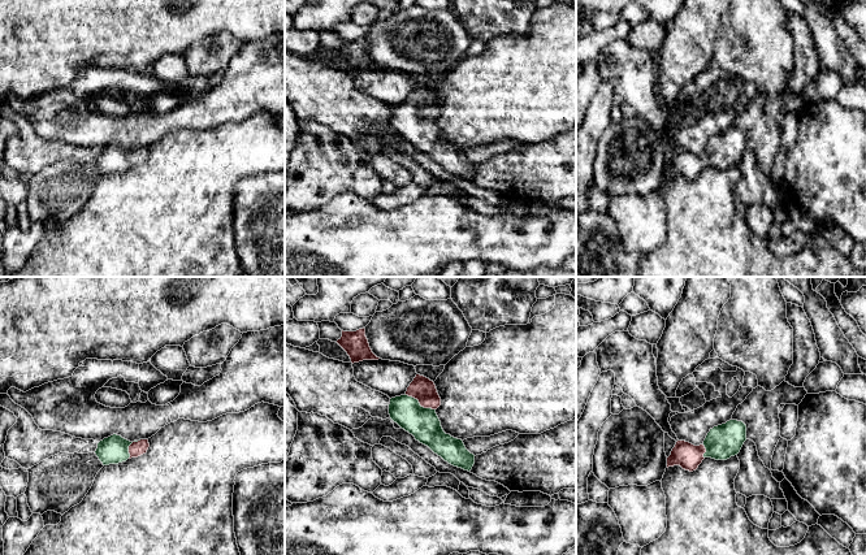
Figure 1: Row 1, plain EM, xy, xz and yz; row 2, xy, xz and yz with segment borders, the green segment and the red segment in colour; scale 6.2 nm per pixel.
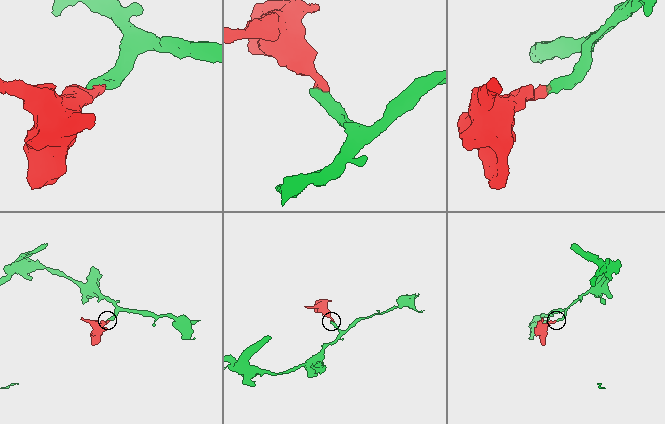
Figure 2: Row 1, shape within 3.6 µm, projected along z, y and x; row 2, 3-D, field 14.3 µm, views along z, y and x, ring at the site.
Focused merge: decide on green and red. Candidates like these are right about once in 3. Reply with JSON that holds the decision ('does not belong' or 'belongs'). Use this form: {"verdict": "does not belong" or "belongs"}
{"verdict": "belongs"}

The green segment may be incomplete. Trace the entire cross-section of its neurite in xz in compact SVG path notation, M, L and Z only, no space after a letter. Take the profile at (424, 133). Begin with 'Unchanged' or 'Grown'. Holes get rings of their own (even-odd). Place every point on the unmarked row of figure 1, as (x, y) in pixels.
Grown. M416 83L404 104L390 108L389 123L394 131L445 170L469 181L475 173L475 164L466 157L462 148L443 140L436 122L440 114L441 107L434 91Z

